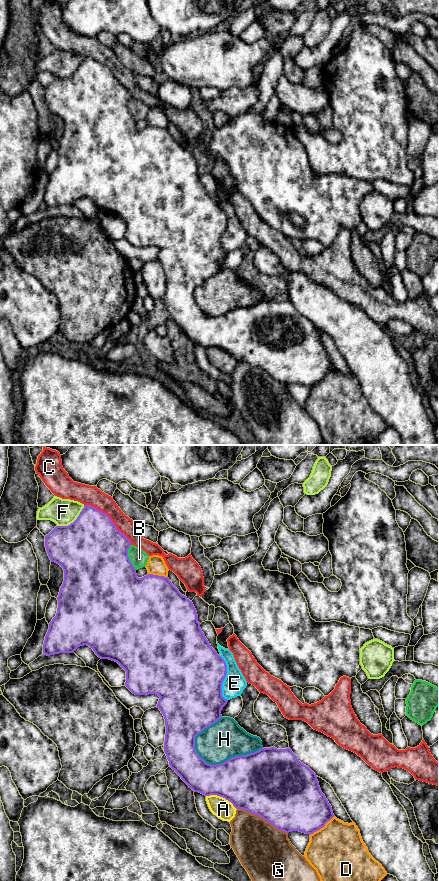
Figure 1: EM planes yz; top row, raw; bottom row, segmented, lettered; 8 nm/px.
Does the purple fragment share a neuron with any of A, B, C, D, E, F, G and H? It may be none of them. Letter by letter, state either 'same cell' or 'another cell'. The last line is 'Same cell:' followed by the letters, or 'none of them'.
A: another cell
B: another cell
C: another cell
D: another cell
E: another cell
F: another cell
G: another cell
H: another cell
Same cell: none of them

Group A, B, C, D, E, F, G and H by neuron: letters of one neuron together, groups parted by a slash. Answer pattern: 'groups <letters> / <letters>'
groups A / B / C / D / E / F / G / H

